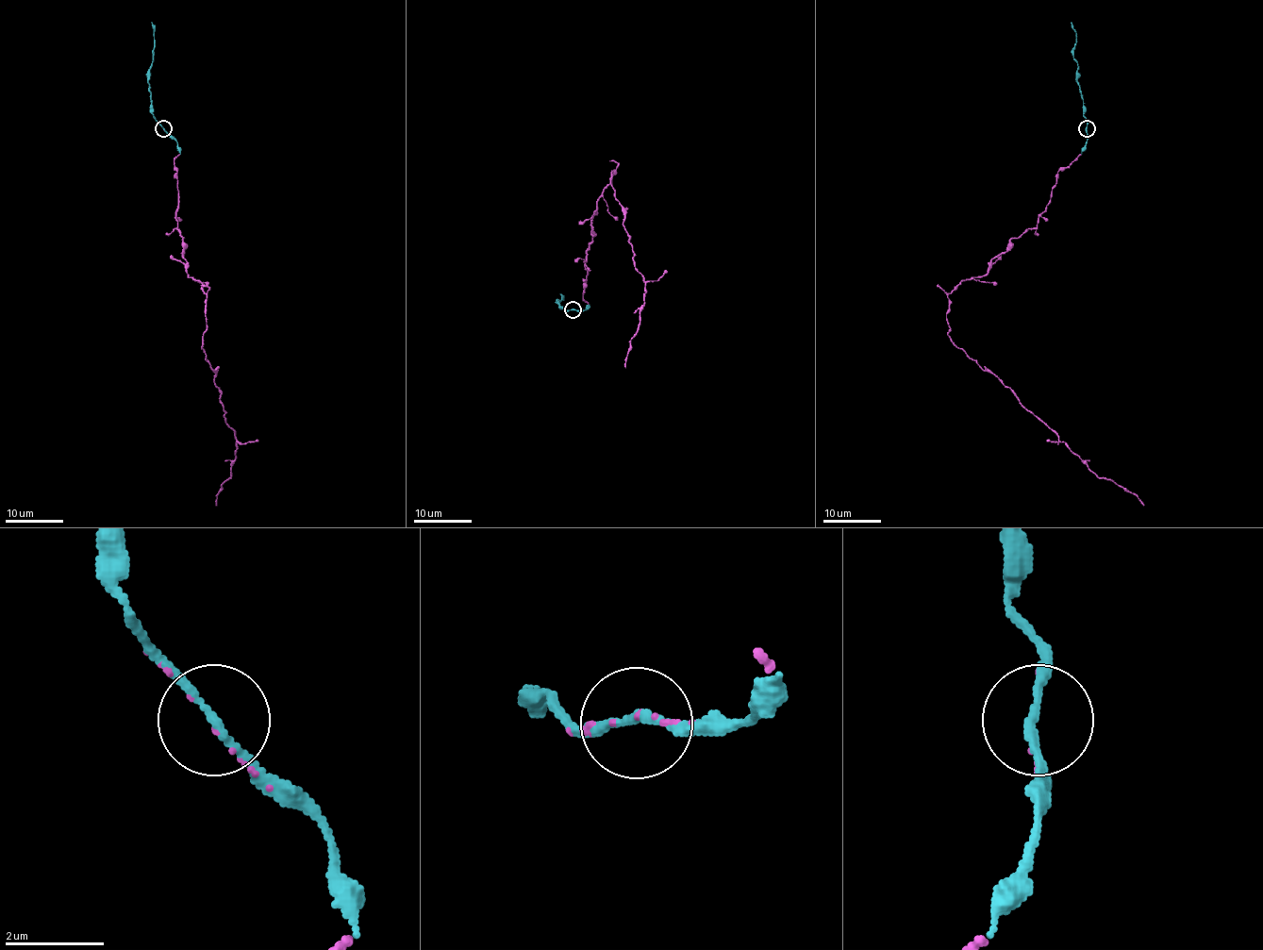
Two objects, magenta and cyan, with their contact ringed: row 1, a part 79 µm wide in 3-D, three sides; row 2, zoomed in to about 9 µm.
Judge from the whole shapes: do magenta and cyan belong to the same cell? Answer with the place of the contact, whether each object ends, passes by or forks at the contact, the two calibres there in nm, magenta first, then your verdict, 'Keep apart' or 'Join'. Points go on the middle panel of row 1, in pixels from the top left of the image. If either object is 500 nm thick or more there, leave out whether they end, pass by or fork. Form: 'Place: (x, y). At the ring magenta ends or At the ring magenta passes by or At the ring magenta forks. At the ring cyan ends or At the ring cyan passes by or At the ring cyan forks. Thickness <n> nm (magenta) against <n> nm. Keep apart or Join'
Place: (573, 309). At the ring magenta ends. At the ring cyan passes by. Thickness 60 nm (magenta) against 150 nm. Join

